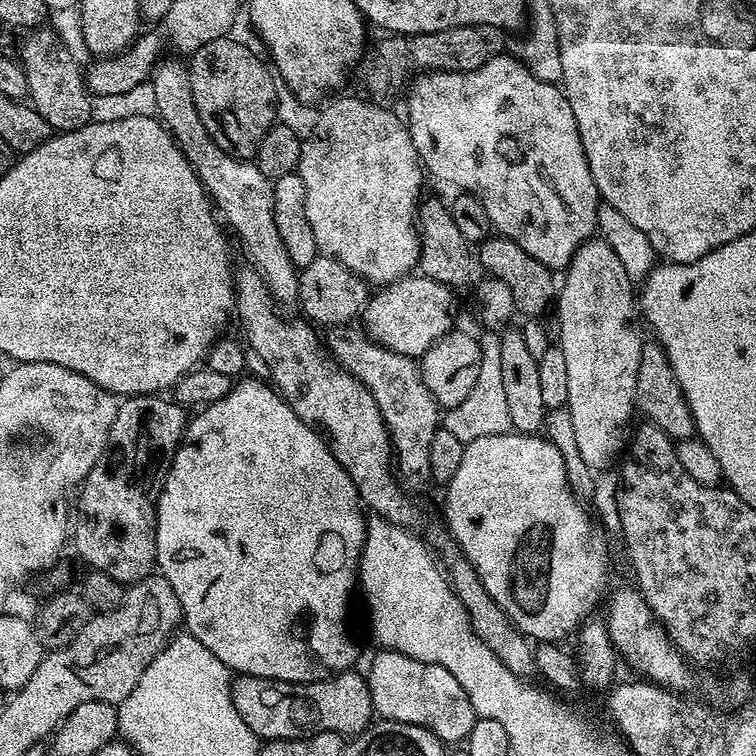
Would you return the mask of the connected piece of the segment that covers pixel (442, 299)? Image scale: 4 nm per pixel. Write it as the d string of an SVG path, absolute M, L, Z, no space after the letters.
M409 274L393 284L385 284L377 294L369 295L368 303L362 313L362 331L375 344L386 350L394 350L394 354L423 358L426 350L434 346L450 331L452 324L453 289L447 288L442 282L432 280L423 274Z

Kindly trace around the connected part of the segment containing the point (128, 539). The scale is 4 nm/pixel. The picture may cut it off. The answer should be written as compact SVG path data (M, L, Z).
M160 394L130 396L118 403L106 446L78 489L80 525L75 525L76 552L89 569L110 574L125 586L153 575L156 568L156 500L161 485L151 484L148 468L167 470L184 439L189 413Z

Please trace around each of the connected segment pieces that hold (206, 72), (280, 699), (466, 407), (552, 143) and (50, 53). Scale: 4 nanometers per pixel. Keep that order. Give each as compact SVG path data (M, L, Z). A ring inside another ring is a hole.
M223 36L214 42L206 42L198 51L191 53L187 61L190 86L194 106L198 106L198 118L202 118L202 126L210 130L210 138L214 138L214 142L218 142L218 146L222 146L222 150L226 150L226 154L230 154L234 159L252 160L262 138L266 138L266 134L278 120L276 116L277 81L274 79L273 69L265 61L264 65L246 45L232 39Z
M356 670L338 672L324 680L295 684L257 676L237 675L232 682L234 710L261 741L297 740L323 732L336 732L345 738L358 736L373 723L372 695L368 681Z
M484 330L484 333L479 333L478 342L482 354L478 380L474 388L470 390L470 394L458 406L449 409L442 418L443 427L452 432L463 444L469 444L477 438L494 437L513 429L510 422L510 410L507 409L506 393L503 392L500 332Z
M489 55L488 61L478 70L469 72L433 72L425 70L415 77L407 85L408 92L408 136L412 139L414 150L420 156L420 162L424 165L427 175L444 184L453 184L461 193L478 198L488 215L489 225L499 235L513 240L530 258L538 258L542 266L553 270L567 269L568 263L574 258L576 251L593 239L597 231L596 219L601 206L600 192L594 182L594 174L590 174L590 166L586 162L586 154L582 150L582 138L578 134L578 122L574 122L574 110L570 110L570 102L564 97L563 91L555 83L539 80L515 55L496 56Z
M40 26L29 31L20 48L18 59L24 66L26 82L28 83L28 100L30 106L57 133L78 130L82 126L91 124L94 119L92 113L93 97L90 95L86 83L82 64L72 57L72 52L48 29L48 26Z

